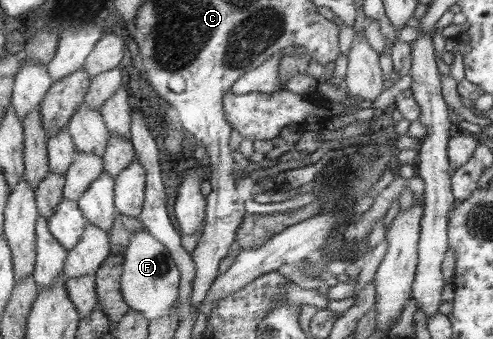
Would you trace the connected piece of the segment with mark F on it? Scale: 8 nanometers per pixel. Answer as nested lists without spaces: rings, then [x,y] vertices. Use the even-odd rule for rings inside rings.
[[[142,227],[132,234],[122,261],[121,294],[134,311],[142,313],[148,322],[154,322],[171,312],[179,296],[181,276],[172,255],[160,241],[150,236],[148,228]]]

